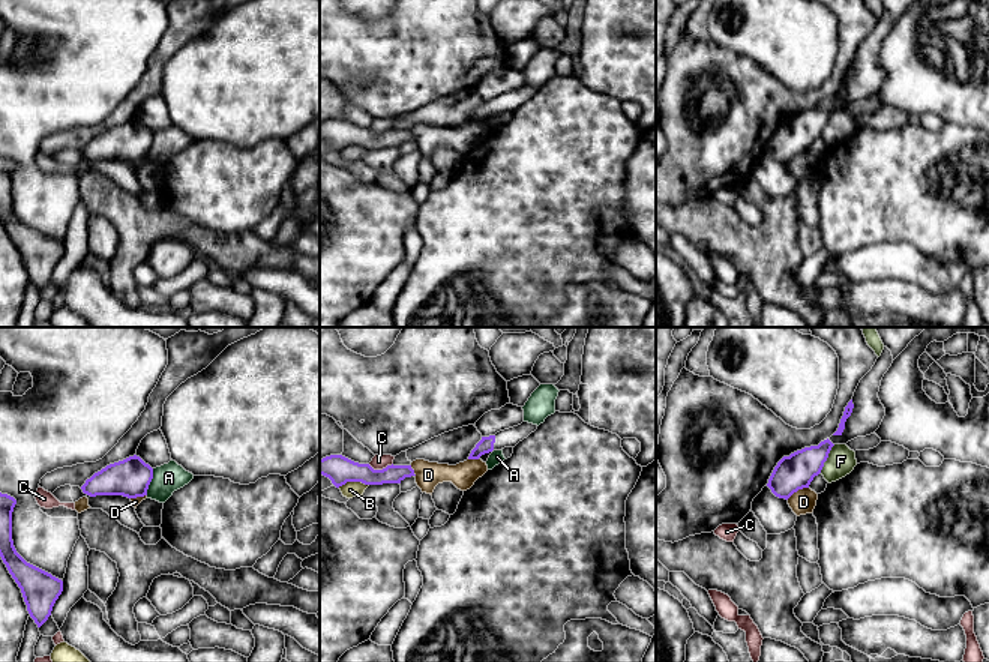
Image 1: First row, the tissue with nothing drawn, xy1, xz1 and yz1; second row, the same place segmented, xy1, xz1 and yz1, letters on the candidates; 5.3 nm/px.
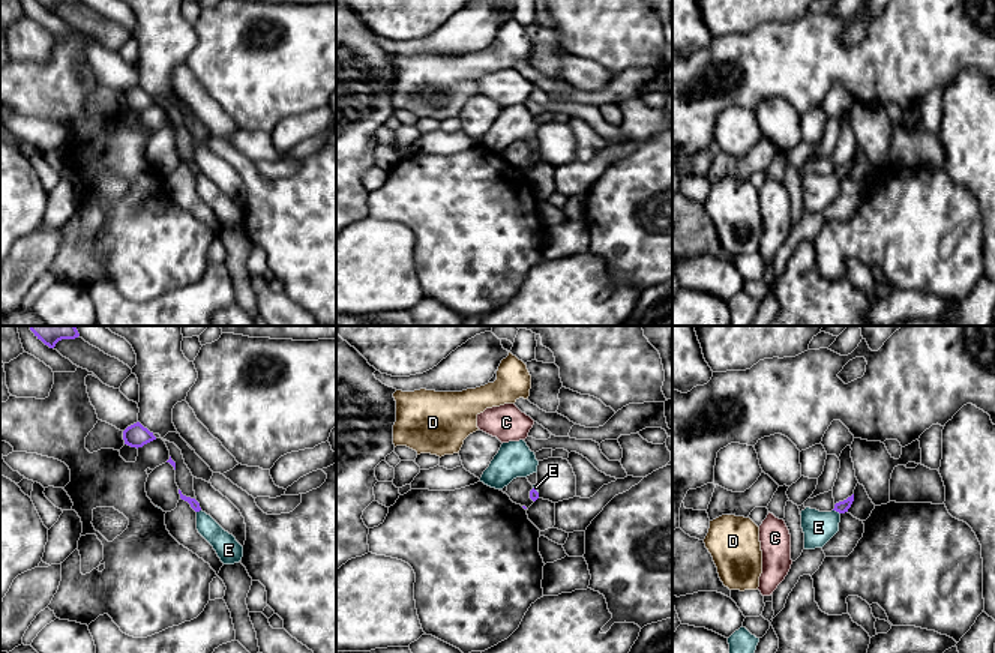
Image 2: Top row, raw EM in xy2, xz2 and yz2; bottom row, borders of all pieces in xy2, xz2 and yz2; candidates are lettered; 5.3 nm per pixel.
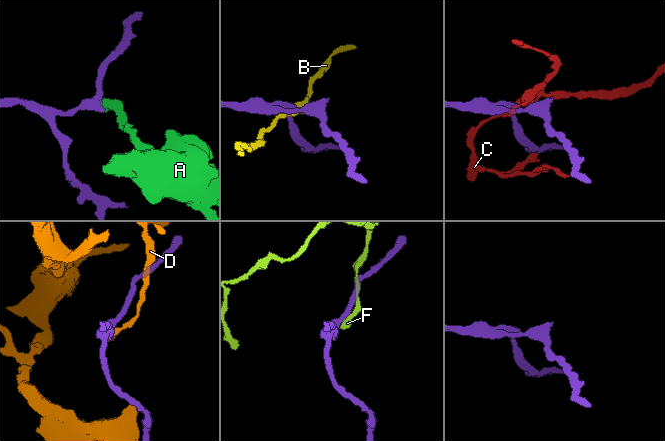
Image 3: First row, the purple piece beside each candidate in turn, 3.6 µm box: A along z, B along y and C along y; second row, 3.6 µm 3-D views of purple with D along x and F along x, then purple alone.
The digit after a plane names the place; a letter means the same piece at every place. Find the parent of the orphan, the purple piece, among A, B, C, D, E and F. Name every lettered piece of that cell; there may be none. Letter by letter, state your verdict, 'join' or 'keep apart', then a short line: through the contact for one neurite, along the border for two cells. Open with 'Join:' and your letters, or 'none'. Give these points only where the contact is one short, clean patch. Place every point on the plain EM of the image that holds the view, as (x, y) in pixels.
Join: none
A: keep apart; line xy1 (153, 132), (153, 141), (146, 158)
B: keep apart; line xz1 (368, 147), (345, 146), (338, 150)
C: keep apart
D: keep apart; line yz1 (808, 150), (799, 152), (787, 162)
E: keep apart; line yz2 (833, 173), (839, 177)
F: keep apart; line yz1 (835, 108), (820, 135)

